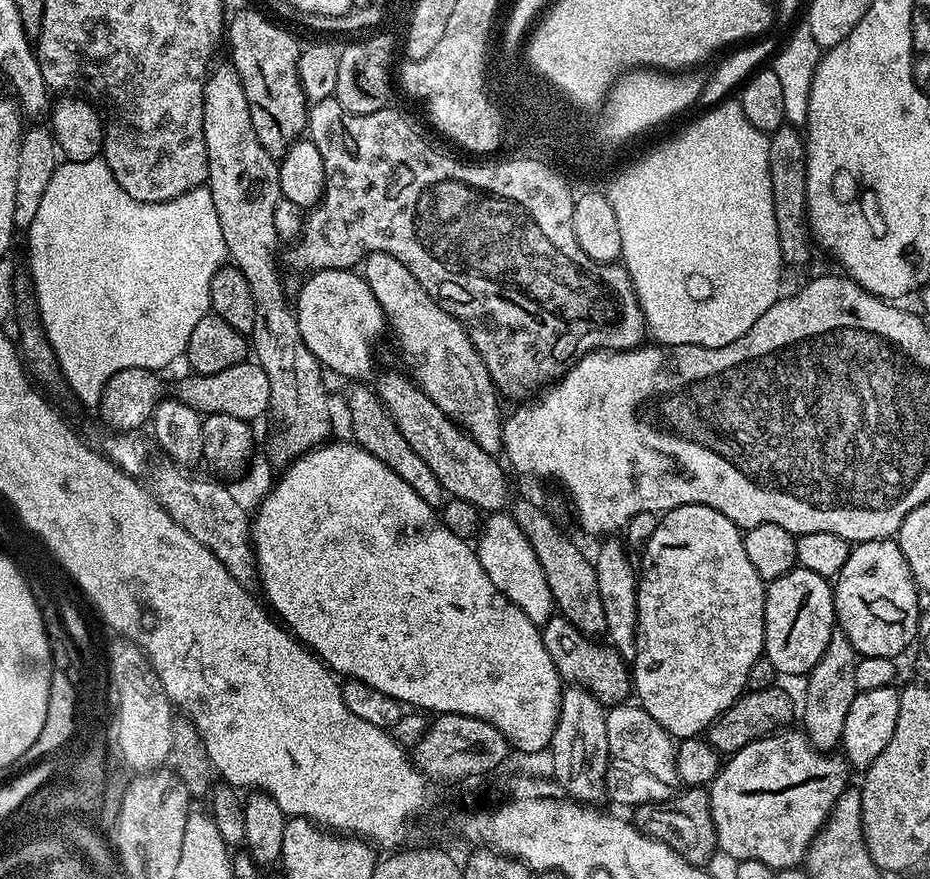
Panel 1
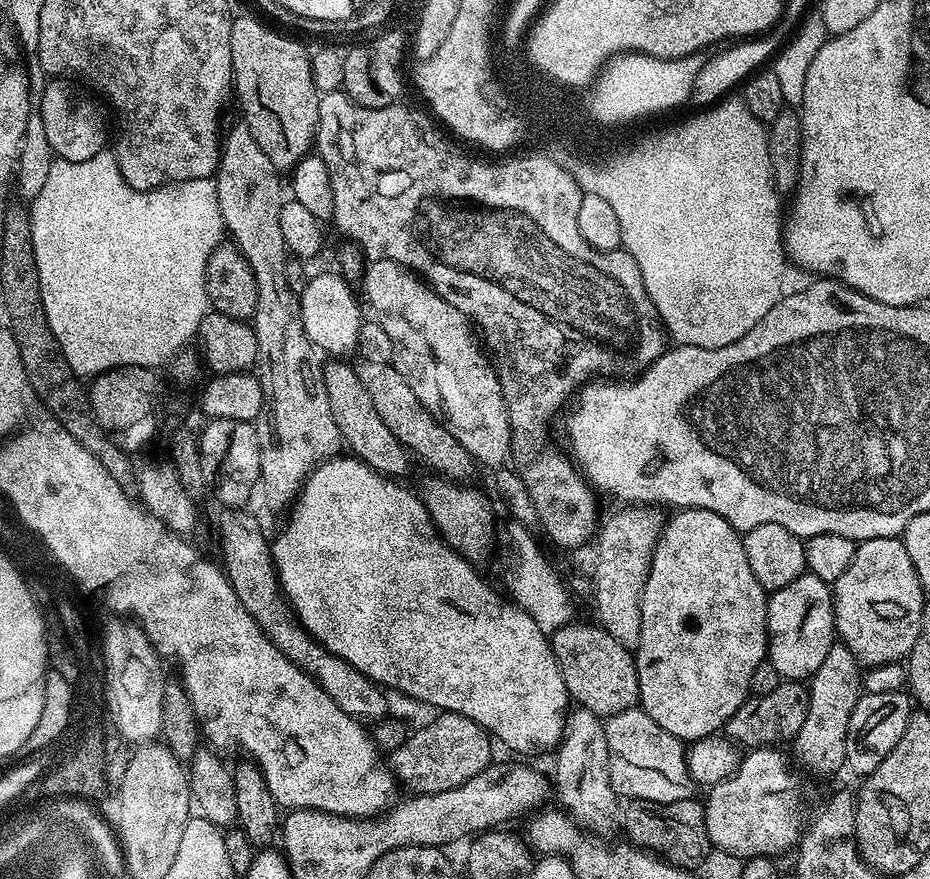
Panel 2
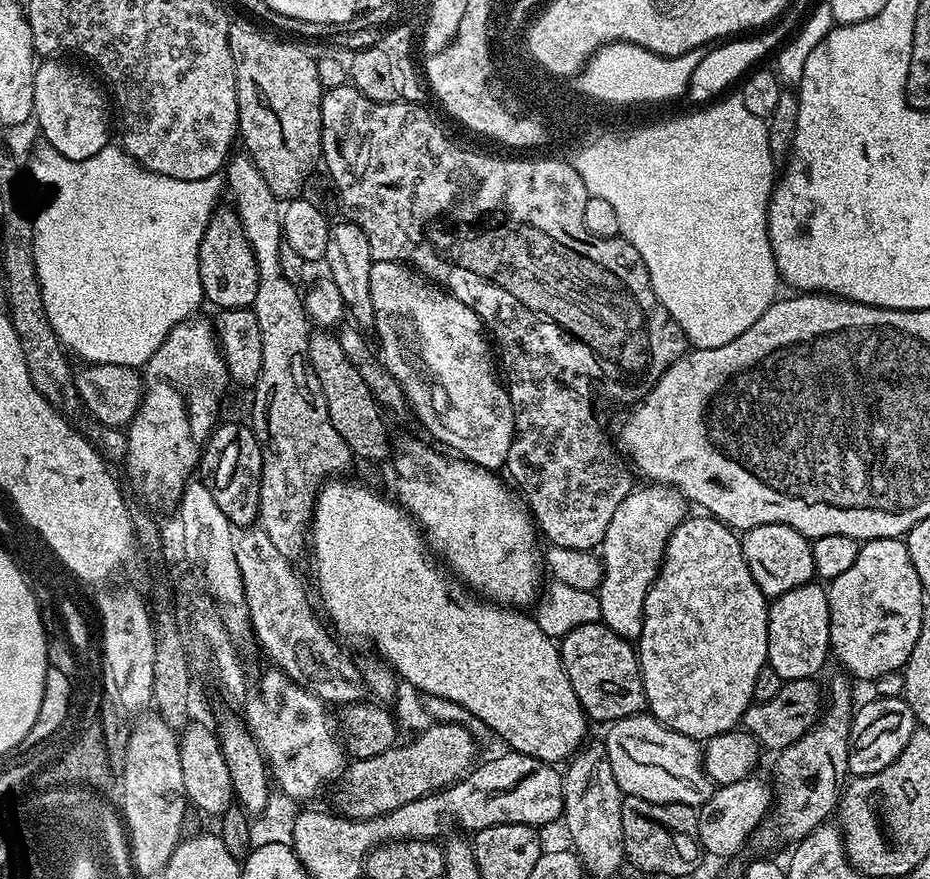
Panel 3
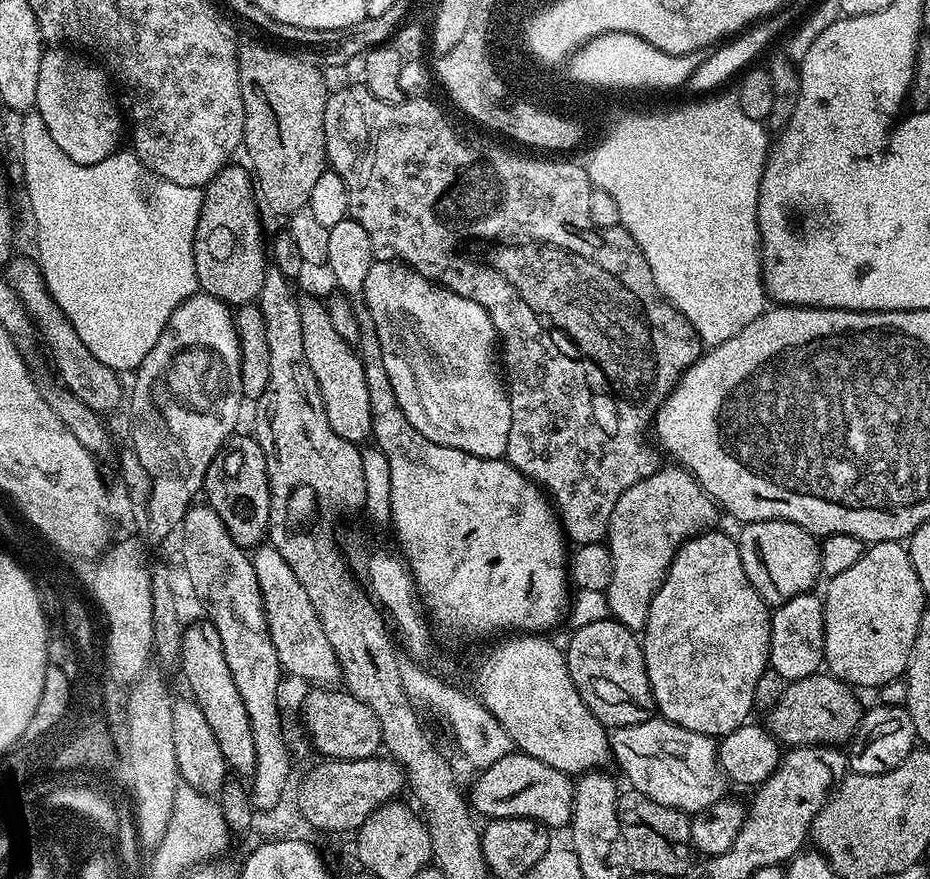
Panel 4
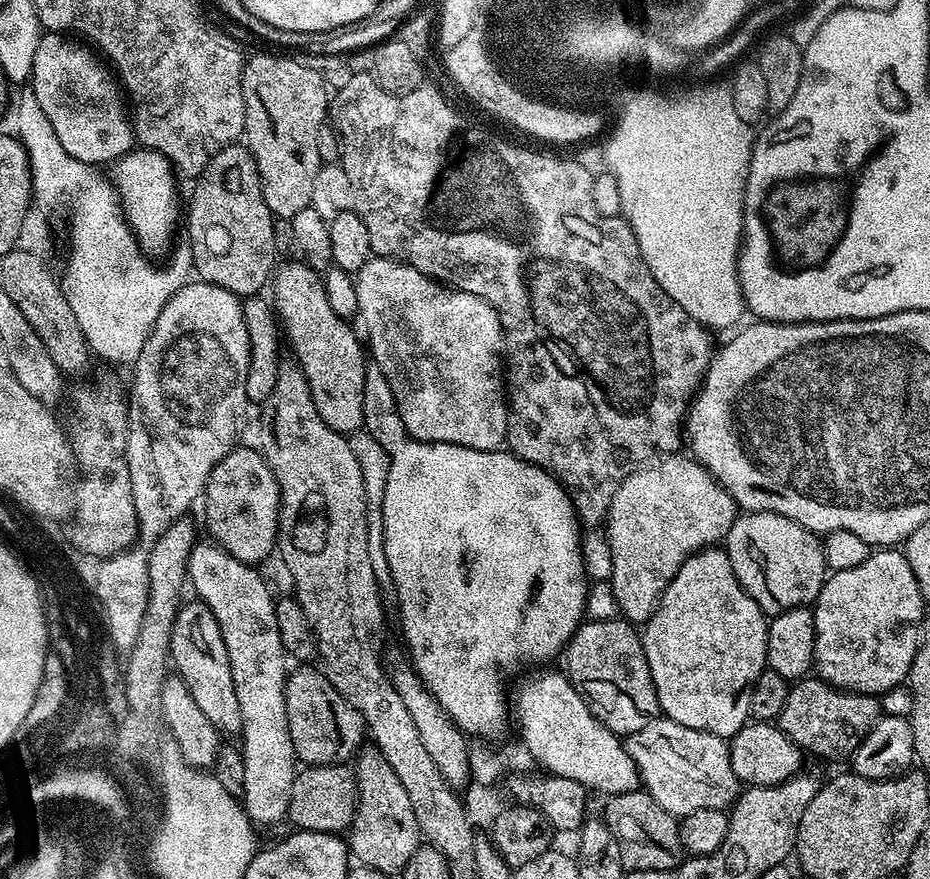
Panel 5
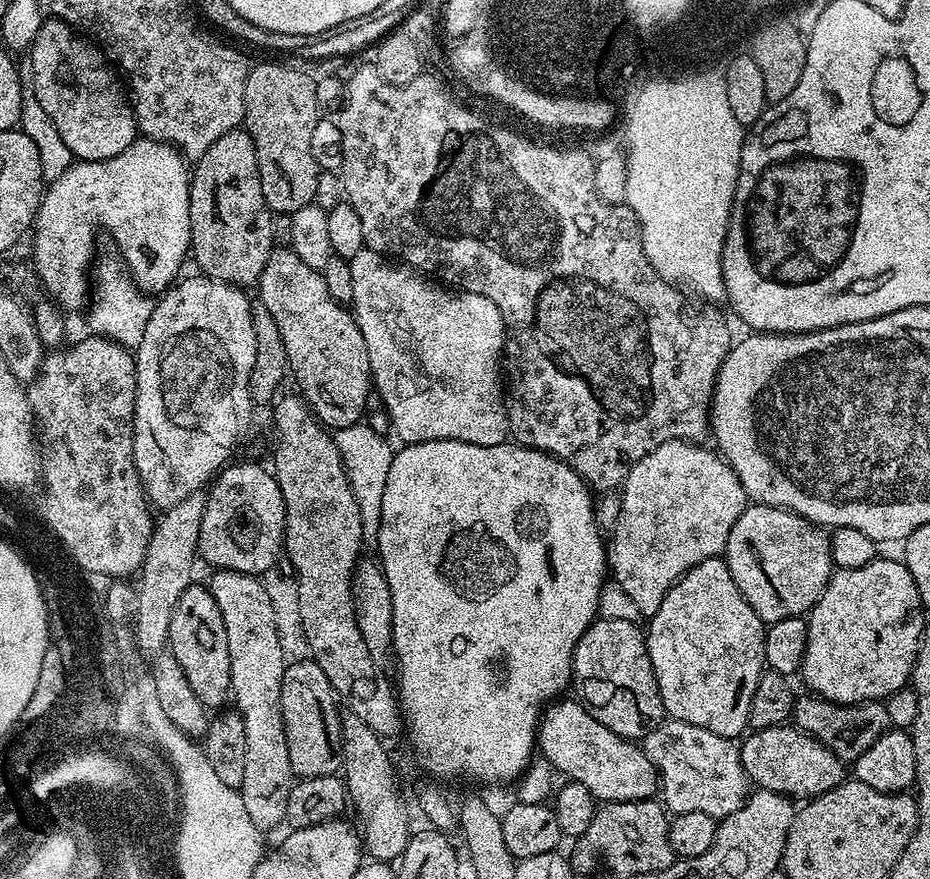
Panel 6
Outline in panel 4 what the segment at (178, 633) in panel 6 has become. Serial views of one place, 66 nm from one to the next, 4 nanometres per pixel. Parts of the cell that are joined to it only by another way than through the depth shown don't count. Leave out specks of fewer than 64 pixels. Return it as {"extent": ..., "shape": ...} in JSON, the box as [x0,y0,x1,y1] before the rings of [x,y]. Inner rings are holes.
{"extent":[178,618,256,778],"shape":[[[201,618],[185,627],[178,662],[184,666],[184,676],[192,687],[191,699],[196,701],[202,714],[206,714],[206,722],[210,730],[214,730],[214,738],[218,738],[222,758],[237,777],[250,778],[256,769],[254,730],[250,730],[250,714],[246,714],[238,686],[234,686],[234,678],[230,674],[230,666],[226,666],[226,654],[222,650],[222,638],[218,638],[218,630],[211,620]]]}

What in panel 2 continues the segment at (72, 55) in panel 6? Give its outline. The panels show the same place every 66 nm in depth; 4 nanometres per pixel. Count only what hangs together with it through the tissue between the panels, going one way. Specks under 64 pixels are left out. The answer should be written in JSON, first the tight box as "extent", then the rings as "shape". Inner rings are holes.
{"extent":[38,78,108,162],"shape":[[[52,78],[44,85],[43,92],[39,93],[40,108],[38,114],[46,128],[46,137],[49,138],[53,153],[59,159],[70,162],[86,162],[94,159],[100,152],[105,151],[108,132],[104,129],[104,116],[84,96],[72,92],[68,82],[61,82]]]}

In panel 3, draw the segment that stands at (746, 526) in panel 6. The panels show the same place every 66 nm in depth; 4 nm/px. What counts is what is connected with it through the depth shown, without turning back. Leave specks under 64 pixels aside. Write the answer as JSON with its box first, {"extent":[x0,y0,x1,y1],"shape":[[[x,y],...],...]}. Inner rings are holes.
{"extent":[743,524,816,598],"shape":[[[760,524],[743,533],[744,557],[750,566],[754,582],[762,594],[775,598],[809,583],[816,576],[814,554],[808,537],[785,524]]]}

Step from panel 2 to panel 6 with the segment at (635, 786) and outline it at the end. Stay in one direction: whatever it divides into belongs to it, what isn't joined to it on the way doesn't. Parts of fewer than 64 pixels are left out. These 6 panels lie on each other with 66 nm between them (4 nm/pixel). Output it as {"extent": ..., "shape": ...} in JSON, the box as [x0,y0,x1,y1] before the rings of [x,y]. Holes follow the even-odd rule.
{"extent":[642,718,750,818],"shape":[[[668,718],[650,735],[643,737],[642,747],[657,770],[658,788],[669,813],[701,812],[723,818],[734,814],[734,810],[742,807],[750,795],[750,781],[742,766],[740,744],[735,739],[719,736],[710,730],[702,730],[702,726]]]}

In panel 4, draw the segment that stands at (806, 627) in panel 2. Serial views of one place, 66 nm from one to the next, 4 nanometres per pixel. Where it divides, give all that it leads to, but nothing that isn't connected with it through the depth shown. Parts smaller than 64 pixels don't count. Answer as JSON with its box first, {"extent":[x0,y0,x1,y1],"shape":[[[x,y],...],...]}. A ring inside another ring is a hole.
{"extent":[768,592,824,682],"shape":[[[812,592],[790,598],[772,612],[768,663],[785,682],[806,678],[824,664],[824,601]]]}

